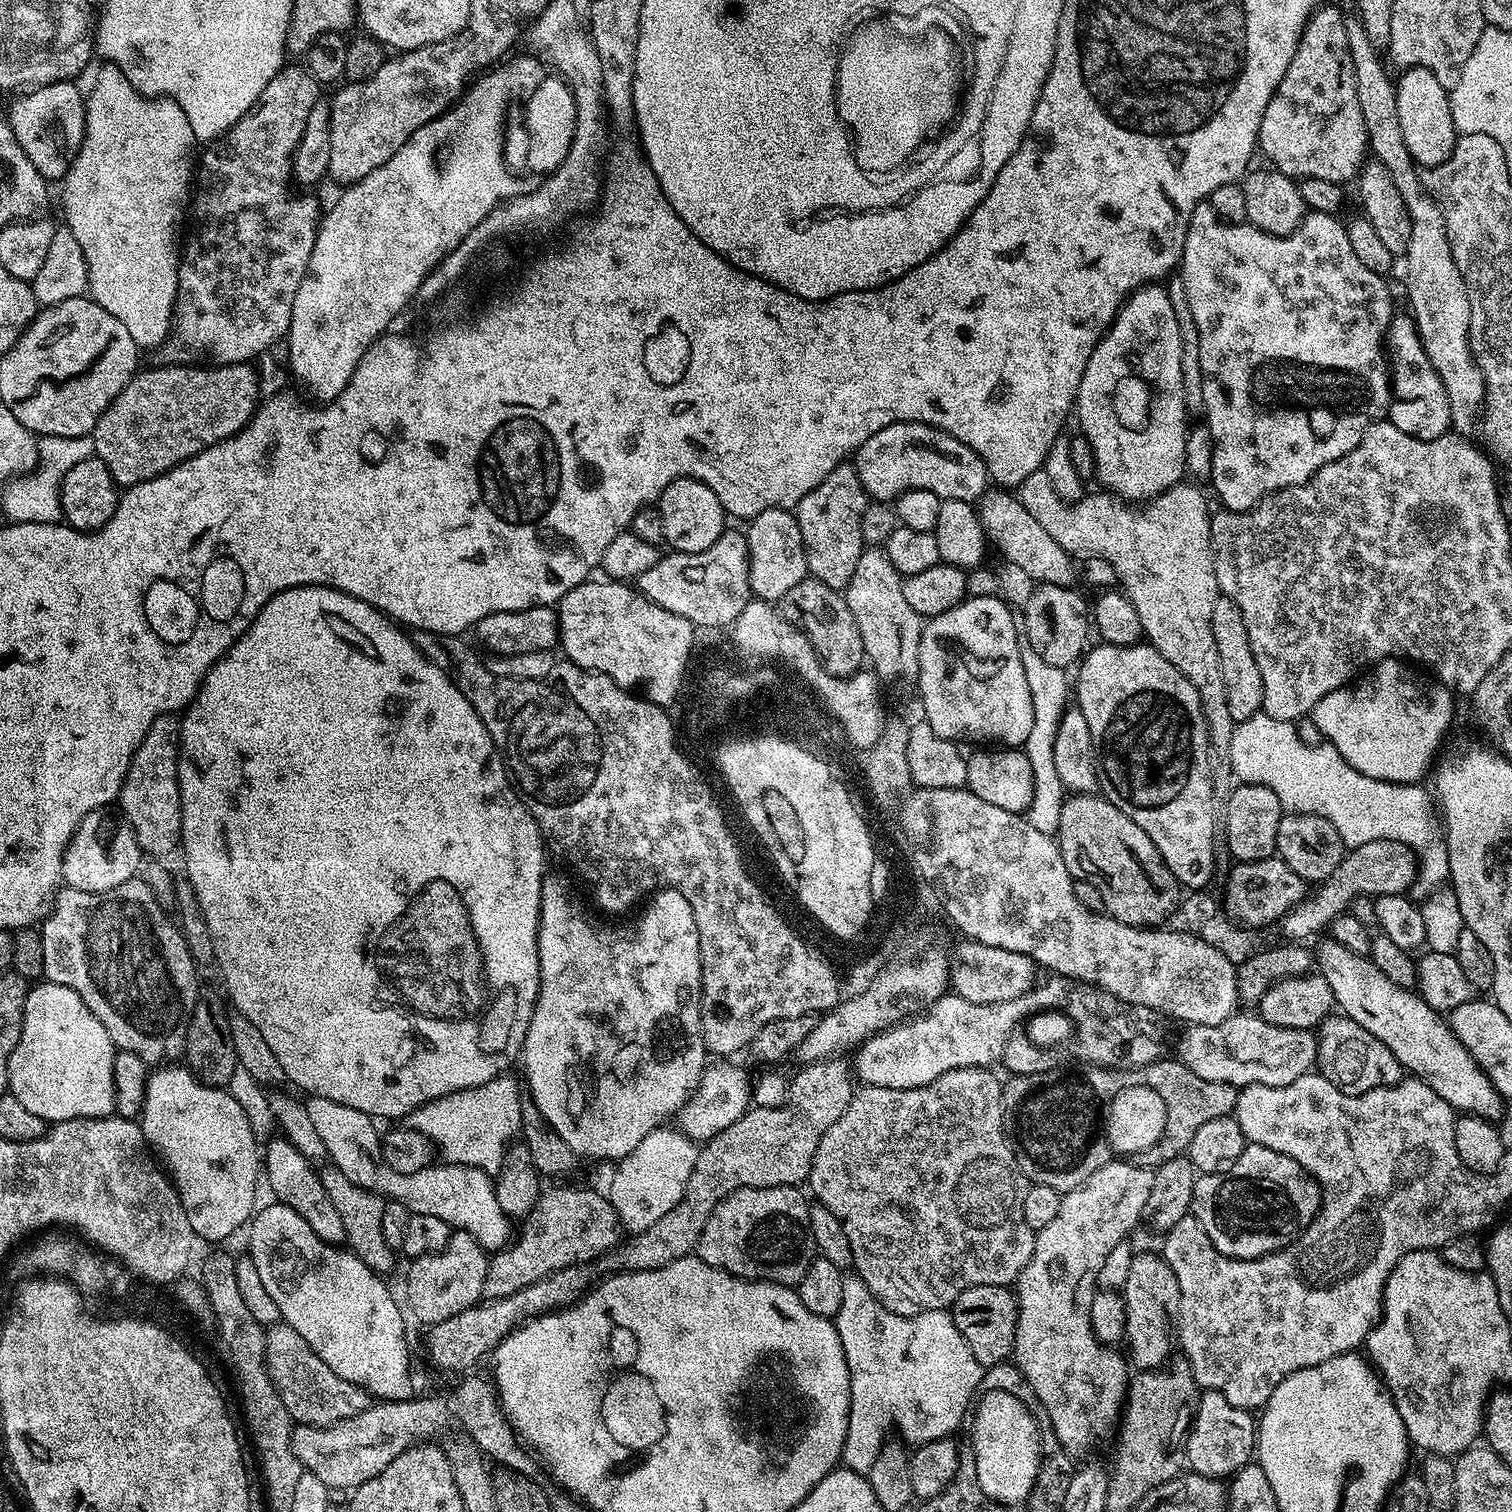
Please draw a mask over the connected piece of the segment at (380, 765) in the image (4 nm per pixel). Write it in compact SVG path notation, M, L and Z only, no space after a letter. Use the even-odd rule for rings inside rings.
M307 584L307 585L306 585L306 586L298 586L298 587L297 587L297 588L287 588L287 589L286 589L286 590L282 590L282 591L281 591L281 592L280 592L280 593L279 593L279 594L277 594L277 596L275 596L275 597L274 597L274 598L270 598L270 599L269 599L269 600L268 600L268 601L267 601L267 602L266 602L266 606L262 606L262 610L261 610L261 611L260 611L260 613L259 613L259 614L257 614L257 615L256 615L256 617L255 617L255 618L254 618L254 622L253 622L253 623L252 623L252 624L251 624L251 625L250 625L250 627L249 627L249 628L247 628L247 630L245 630L245 632L244 632L244 633L242 633L242 634L241 634L241 636L240 636L240 637L238 637L238 638L237 638L237 639L236 639L236 642L235 642L235 644L233 644L233 645L232 645L232 647L231 647L231 648L229 648L229 649L228 649L228 655L227 655L227 656L223 656L223 657L222 657L222 659L221 659L221 660L219 660L219 662L217 662L217 664L213 664L213 665L212 665L212 669L211 669L211 670L210 670L210 671L208 671L208 673L207 673L207 674L206 674L206 678L205 678L205 679L204 679L204 682L203 682L203 684L201 684L201 686L200 686L200 691L199 691L199 692L197 692L197 694L196 694L196 697L194 697L194 698L193 698L193 700L192 700L192 702L191 702L191 705L190 705L190 707L189 707L189 708L188 708L188 709L187 709L187 711L185 711L185 712L184 712L184 713L183 713L183 716L182 716L182 719L181 719L181 720L180 720L180 730L181 730L181 733L182 733L182 739L181 739L181 740L180 740L180 741L179 741L179 744L178 744L178 748L179 748L179 751L180 751L180 752L181 752L181 753L182 753L182 756L183 756L183 759L181 759L181 760L180 760L180 761L179 761L179 766L180 766L180 770L179 770L179 778L180 778L180 805L181 805L181 806L182 806L182 830L181 830L181 831L180 831L180 843L181 843L181 845L182 845L182 853L183 853L183 852L184 852L184 856L185 856L185 860L184 860L184 868L185 868L185 870L186 870L186 871L188 871L188 873L186 873L186 879L187 879L187 881L188 881L188 883L189 883L189 884L191 884L191 886L192 886L192 889L193 889L193 890L194 890L194 894L195 894L195 895L196 895L196 897L197 897L197 898L198 898L198 906L199 906L199 907L200 907L200 909L201 909L201 910L202 910L202 914L203 914L203 915L204 915L204 917L205 917L205 918L206 918L206 922L207 922L207 923L208 923L208 925L209 925L209 926L210 926L210 938L211 938L211 939L212 939L212 941L213 941L213 942L214 942L214 954L215 954L215 955L216 955L216 964L217 964L217 965L218 965L218 968L221 968L221 970L222 970L222 971L224 971L224 984L225 984L225 986L226 986L226 987L228 987L228 992L227 992L227 991L226 991L226 994L227 994L227 997L228 997L228 998L229 998L229 999L230 999L230 1004L231 1004L231 1007L232 1007L232 1004L233 1004L233 1006L234 1006L234 1008L233 1008L233 1009L235 1009L235 1011L236 1011L236 1012L237 1012L237 1013L240 1013L240 1014L241 1014L241 1015L243 1015L243 1016L244 1016L244 1017L246 1017L246 1018L247 1018L247 1019L248 1019L248 1020L249 1020L249 1022L251 1022L251 1023L252 1023L252 1024L253 1024L253 1025L254 1025L254 1026L258 1026L258 1037L259 1037L259 1039L260 1039L260 1040L261 1040L261 1041L262 1041L262 1044L263 1044L263 1047L266 1047L266 1048L268 1048L268 1049L269 1049L269 1050L270 1050L270 1054L274 1054L274 1058L278 1058L278 1066L282 1066L282 1070L283 1070L283 1071L284 1071L284 1075L285 1075L285 1077L287 1077L287 1079L288 1079L288 1080L289 1080L289 1081L291 1081L291 1080L293 1080L293 1082L294 1082L294 1083L296 1083L296 1084L297 1084L297 1086L298 1086L298 1087L300 1087L300 1088L301 1088L301 1090L302 1090L302 1091L304 1091L304 1094L307 1094L307 1095L308 1095L308 1096L321 1096L321 1097L322 1097L322 1098L330 1098L330 1102L342 1102L342 1106L350 1106L350 1107L351 1107L351 1108L353 1108L353 1109L354 1109L354 1110L362 1110L362 1114L366 1114L366 1115L367 1115L367 1116L370 1116L370 1117L373 1117L373 1118L381 1118L381 1117L380 1117L380 1116L385 1116L385 1118L386 1118L386 1119L388 1119L388 1120L396 1120L396 1119L398 1119L398 1118L399 1118L399 1116L400 1116L400 1119L401 1119L401 1118L404 1118L404 1117L407 1117L407 1115L408 1115L408 1113L410 1113L410 1112L412 1112L412 1111L414 1111L414 1110L415 1110L415 1108L420 1108L420 1107L421 1107L421 1106L423 1106L423 1105L424 1105L424 1104L428 1104L428 1103L430 1103L430 1101L432 1101L432 1100L437 1100L437 1099L438 1099L438 1098L442 1098L442 1097L443 1097L443 1096L445 1096L445 1095L446 1095L446 1094L454 1094L454 1093L455 1093L455 1092L457 1092L457 1091L458 1091L458 1090L466 1090L466 1089L467 1089L467 1088L473 1088L473 1087L474 1087L474 1086L482 1086L482 1085L483 1085L483 1084L485 1084L485 1083L486 1083L486 1082L490 1082L490 1081L491 1081L491 1080L492 1080L492 1079L494 1079L494 1078L495 1078L495 1077L496 1077L496 1076L502 1076L502 1075L505 1075L505 1073L507 1073L507 1072L508 1072L508 1071L509 1071L509 1069L511 1069L511 1068L508 1068L508 1067L510 1067L510 1066L511 1066L511 1064L512 1064L512 1063L514 1063L514 1062L515 1062L515 1060L516 1060L516 1063L517 1063L517 1060L518 1060L518 1057L519 1057L519 1056L520 1056L520 1055L521 1055L521 1052L522 1052L522 1049L523 1049L523 1047L524 1047L524 1039L525 1039L525 1038L526 1038L526 1030L527 1030L527 1029L528 1029L528 1027L529 1027L529 1026L530 1026L530 1018L531 1018L531 1017L532 1017L532 1015L533 1015L533 1014L534 1014L534 1006L535 1006L535 1005L536 1005L536 999L537 999L537 998L538 998L538 994L539 994L539 993L540 993L540 963L539 963L539 962L538 962L538 930L539 930L539 929L540 929L540 899L541 899L541 898L542 898L542 882L543 882L543 881L544 881L544 878L545 878L545 875L546 875L546 869L544 869L544 852L545 852L545 856L546 856L546 845L545 845L545 843L544 843L544 838L543 838L543 836L541 836L541 835L540 835L540 827L538 827L538 825L536 825L536 820L535 820L535 818L533 818L533 817L532 817L532 815L531 815L531 814L529 814L529 812L528 812L528 808L527 808L527 806L525 806L525 805L524 805L524 802L523 802L523 800L521 800L521 799L520 799L520 794L519 794L519 792L517 792L517 791L516 791L516 789L515 789L515 787L514 787L514 784L513 784L513 781L512 781L512 780L511 780L511 779L510 779L510 773L509 773L509 771L508 771L508 769L507 769L507 767L506 767L506 765L505 765L505 762L504 762L504 757L503 757L503 756L501 756L501 754L500 754L500 750L499 750L499 748L497 748L497 746L496 746L496 744L495 744L495 743L494 743L494 741L492 741L492 739L491 739L491 738L490 738L490 734L489 734L489 733L488 733L488 731L487 731L487 730L486 730L486 726L485 726L485 725L484 725L484 723L483 723L483 722L482 722L482 718L478 718L478 714L477 714L477 713L476 713L476 711L475 711L475 710L474 710L474 706L473 706L473 705L472 705L472 704L471 704L471 703L470 703L470 701L469 701L469 700L468 700L468 699L467 699L467 698L466 698L466 694L462 694L462 690L461 690L461 689L460 689L460 688L459 688L459 687L458 687L458 686L457 686L457 685L456 685L456 682L455 682L455 680L453 680L453 679L452 679L452 677L451 677L451 675L449 675L449 673L448 673L448 672L447 672L447 671L445 671L445 669L444 669L444 668L443 668L443 667L441 667L441 665L440 665L440 664L439 664L439 663L436 663L436 662L433 662L433 661L432 661L432 660L431 660L431 659L429 659L429 657L427 657L427 656L425 656L425 655L424 655L424 654L423 654L423 653L421 653L421 652L420 652L420 651L419 651L419 649L418 649L418 648L417 648L417 646L416 646L416 644L415 644L415 642L414 642L414 640L413 640L413 637L412 637L412 636L411 636L411 635L409 635L409 633L408 633L408 632L407 632L407 631L404 631L404 632L405 632L405 633L404 633L404 632L400 632L400 631L404 631L404 630L402 630L402 628L401 628L401 625L400 625L400 624L399 624L399 623L396 623L396 622L393 622L393 621L392 621L392 620L391 620L391 619L389 619L389 617L388 617L388 616L387 616L387 615L385 615L385 613L384 613L384 612L383 612L383 611L381 611L381 609L378 609L378 608L375 608L375 607L374 607L374 606L370 606L370 605L369 605L369 604L367 604L367 603L366 603L366 602L362 602L362 601L361 601L361 600L359 600L359 599L358 599L358 598L354 598L354 597L353 597L353 596L351 596L351 595L350 595L350 594L346 594L346 593L345 593L345 592L339 592L339 591L338 591L338 590L337 590L337 589L336 589L336 588L326 588L326 587L323 587L323 586L321 586L321 585L318 585L318 584Z

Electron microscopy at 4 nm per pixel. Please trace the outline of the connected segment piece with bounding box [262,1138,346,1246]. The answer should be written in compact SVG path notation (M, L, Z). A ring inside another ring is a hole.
M277 1138L269 1139L268 1145L262 1148L262 1172L268 1175L268 1188L273 1192L275 1199L281 1204L290 1206L294 1214L299 1214L303 1220L327 1244L343 1245L346 1241L346 1226L342 1226L342 1218L334 1202L330 1202L330 1194L326 1194L326 1186L322 1186L320 1172L315 1168L313 1161L307 1160L289 1140Z

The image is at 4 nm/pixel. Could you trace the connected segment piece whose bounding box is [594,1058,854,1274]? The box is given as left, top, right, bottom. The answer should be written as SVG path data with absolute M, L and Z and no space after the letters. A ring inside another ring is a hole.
M844 1058L819 1060L813 1064L803 1065L803 1067L799 1069L801 1072L798 1073L796 1077L791 1077L788 1085L788 1098L781 1108L749 1107L748 1111L742 1114L742 1118L738 1118L738 1122L734 1122L734 1126L726 1126L726 1130L722 1130L714 1137L714 1139L707 1141L707 1143L705 1143L696 1153L694 1170L690 1170L690 1182L686 1182L686 1190L682 1194L682 1198L678 1202L678 1206L674 1206L674 1210L670 1210L670 1214L662 1214L662 1218L658 1218L658 1222L654 1222L654 1226L650 1226L647 1230L645 1230L645 1232L638 1232L629 1235L627 1239L617 1244L612 1251L607 1252L605 1256L599 1257L599 1259L595 1261L594 1268L597 1268L600 1272L604 1272L600 1274L615 1274L617 1272L645 1272L646 1270L661 1268L670 1262L674 1262L678 1258L690 1256L695 1253L696 1243L700 1241L700 1235L706 1226L706 1222L710 1218L710 1214L734 1190L738 1190L739 1188L765 1188L766 1186L786 1186L787 1188L790 1188L793 1186L803 1185L810 1174L810 1166L812 1165L814 1154L818 1150L818 1142L822 1142L822 1134L826 1134L826 1130L830 1130L830 1126L834 1126L834 1122L838 1122L838 1118L842 1118L842 1110L846 1110L846 1106L850 1106L850 1102L852 1101L852 1094L854 1091L854 1072L850 1067L849 1061L847 1064L846 1061L840 1059Z

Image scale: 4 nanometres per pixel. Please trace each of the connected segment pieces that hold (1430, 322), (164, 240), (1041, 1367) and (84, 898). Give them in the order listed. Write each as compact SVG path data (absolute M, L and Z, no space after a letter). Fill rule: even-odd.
M1355 14L1345 15L1344 25L1346 26L1346 42L1350 42L1350 59L1354 61L1354 86L1358 90L1358 106L1362 106L1362 122L1366 122L1366 134L1368 135L1371 155L1379 164L1386 166L1386 170L1390 170L1390 178L1394 178L1394 186L1398 186L1398 194L1402 194L1402 198L1406 202L1406 210L1410 214L1410 250L1406 250L1406 254L1402 257L1404 288L1408 291L1408 304L1412 307L1410 315L1416 321L1420 341L1438 374L1438 378L1442 378L1442 386L1446 390L1446 398L1450 402L1451 427L1459 435L1468 438L1473 435L1471 432L1475 428L1477 431L1478 421L1482 416L1484 375L1476 364L1476 359L1472 356L1468 341L1470 298L1466 290L1466 282L1462 278L1462 270L1458 270L1458 262L1454 262L1454 254L1450 250L1450 238L1446 234L1444 212L1440 209L1439 202L1425 190L1418 165L1412 159L1410 150L1406 150L1406 142L1402 138L1402 126L1398 126L1398 102L1396 101L1394 76L1391 76L1384 69L1385 57L1370 42L1359 16Z
M104 66L104 69L97 74L92 89L87 89L84 101L82 146L62 181L62 187L64 187L63 223L74 234L74 238L78 238L78 246L82 246L82 254L86 258L86 266L88 267L88 292L91 299L96 300L98 306L102 306L102 310L110 310L110 314L114 314L114 318L118 318L118 322L122 322L122 326L126 326L126 330L130 330L130 338L134 338L136 347L140 350L144 350L144 348L159 349L172 331L176 291L178 290L180 253L182 251L180 223L183 220L185 223L186 209L190 204L190 189L194 184L194 153L197 151L196 147L198 148L198 141L194 130L190 126L190 118L186 118L186 110L182 110L182 106L178 106L178 102L167 98L149 98L140 95L134 90L134 86L130 86L130 82L126 78L126 74L122 74L122 70Z
M1112 1158L1106 1166L1102 1166L1102 1170L1094 1170L1094 1174L1090 1174L1090 1178L1086 1178L1086 1182L1082 1182L1076 1188L1071 1188L1068 1192L1063 1193L1060 1197L1060 1205L1058 1206L1058 1214L1044 1228L1036 1232L1036 1241L1034 1242L1034 1254L1030 1258L1030 1262L1026 1262L1026 1266L1022 1270L1022 1274L1017 1278L1014 1291L1016 1294L1016 1304L1020 1307L1018 1314L1018 1326L1016 1327L1016 1341L1012 1347L1012 1356L1014 1357L1015 1367L1018 1369L1019 1375L1024 1375L1029 1386L1032 1387L1034 1395L1040 1399L1040 1404L1044 1407L1044 1412L1048 1415L1048 1420L1052 1423L1052 1432L1056 1435L1056 1440L1061 1449L1068 1454L1077 1454L1076 1452L1088 1452L1095 1446L1096 1440L1100 1440L1103 1436L1108 1436L1117 1431L1118 1425L1122 1420L1122 1413L1126 1408L1126 1397L1128 1395L1128 1385L1130 1383L1130 1364L1126 1359L1123 1351L1117 1350L1115 1347L1107 1344L1101 1344L1100 1339L1094 1334L1092 1329L1092 1319L1090 1318L1090 1306L1092 1305L1092 1297L1097 1291L1097 1282L1099 1271L1102 1264L1106 1262L1106 1258L1110 1254L1110 1250L1114 1250L1114 1246L1125 1243L1128 1231L1137 1223L1141 1223L1144 1207L1146 1206L1146 1198L1150 1198L1150 1186L1154 1186L1154 1178L1152 1177L1153 1169L1147 1166L1139 1168L1136 1164L1127 1164L1129 1162L1124 1158Z
M142 878L127 880L122 882L122 886L114 886L114 890L105 892L87 892L64 886L57 891L48 915L44 917L38 928L42 942L43 975L46 977L47 983L70 986L70 990L74 990L74 994L78 994L78 998L82 998L82 1002L86 1002L86 1006L90 1006L90 1014L94 1014L94 1018L98 1018L98 1022L102 1022L102 1026L106 1026L106 1034L110 1034L112 1043L116 1045L117 1049L121 1052L138 1054L138 1058L142 1058L142 1062L146 1062L149 1066L164 1066L175 1061L172 1060L175 1056L176 1059L183 1057L186 1030L190 1026L192 1011L196 1001L200 999L202 991L202 984L196 981L198 965L186 946L184 935L180 933L179 923L174 922L173 917L171 915L168 917L164 912L167 912L165 905L156 899L156 895Z

